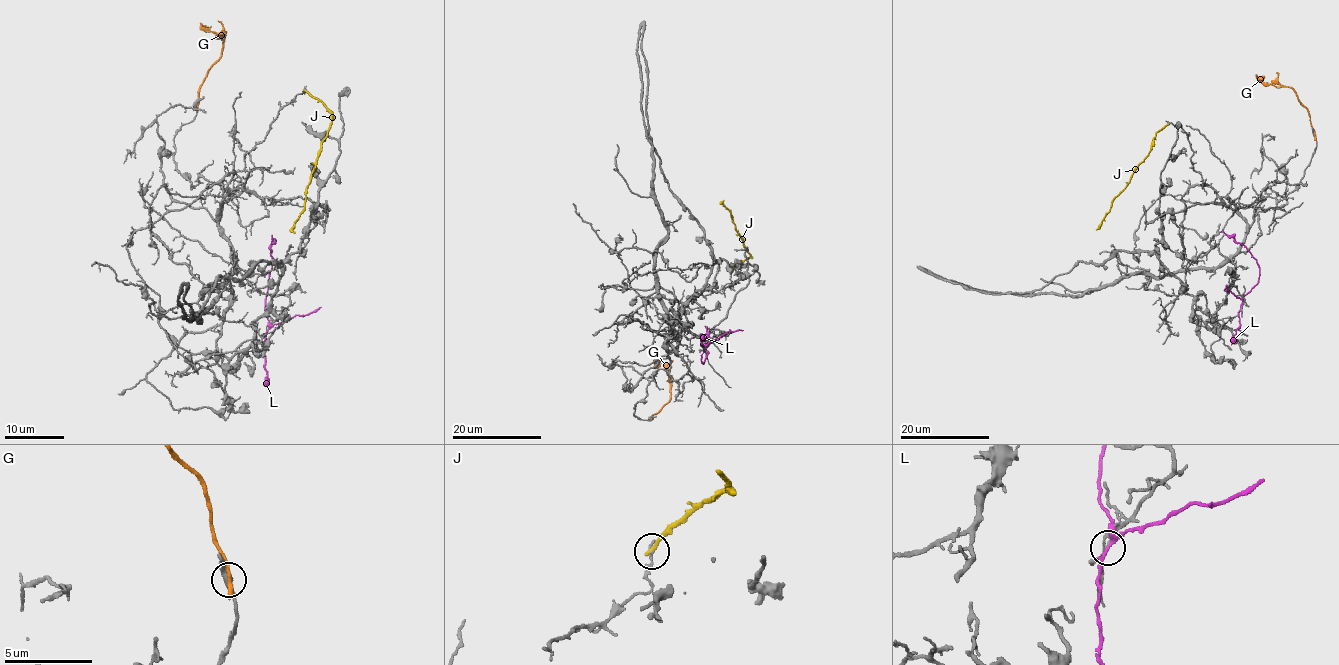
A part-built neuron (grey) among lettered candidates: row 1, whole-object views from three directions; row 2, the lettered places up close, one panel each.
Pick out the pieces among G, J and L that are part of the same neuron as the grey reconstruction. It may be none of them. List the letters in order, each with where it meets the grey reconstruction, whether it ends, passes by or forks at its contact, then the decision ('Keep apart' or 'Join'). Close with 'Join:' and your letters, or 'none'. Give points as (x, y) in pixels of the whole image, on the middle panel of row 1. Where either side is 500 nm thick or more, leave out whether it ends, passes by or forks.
G: Touches grey at (651, 418). It ends there. Keep apart
J: Touches grey at (731, 272). It ends there. Keep apart
L: Touches grey at (703, 346). It forks there. Keep apart
Join: none

